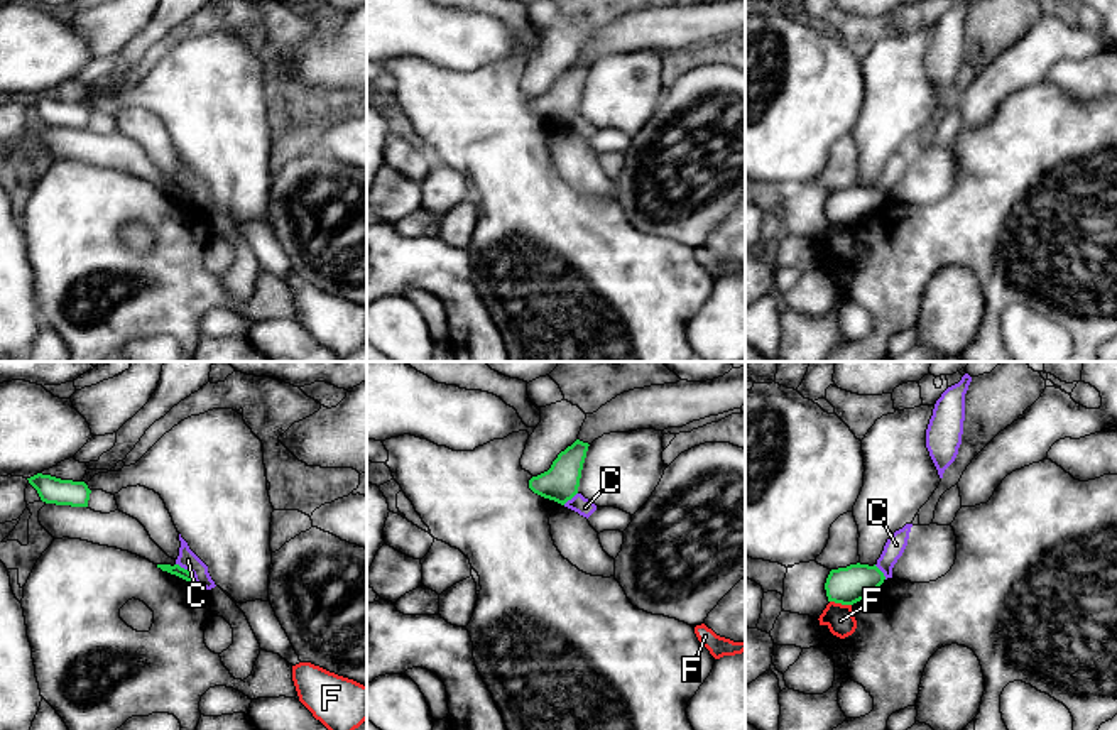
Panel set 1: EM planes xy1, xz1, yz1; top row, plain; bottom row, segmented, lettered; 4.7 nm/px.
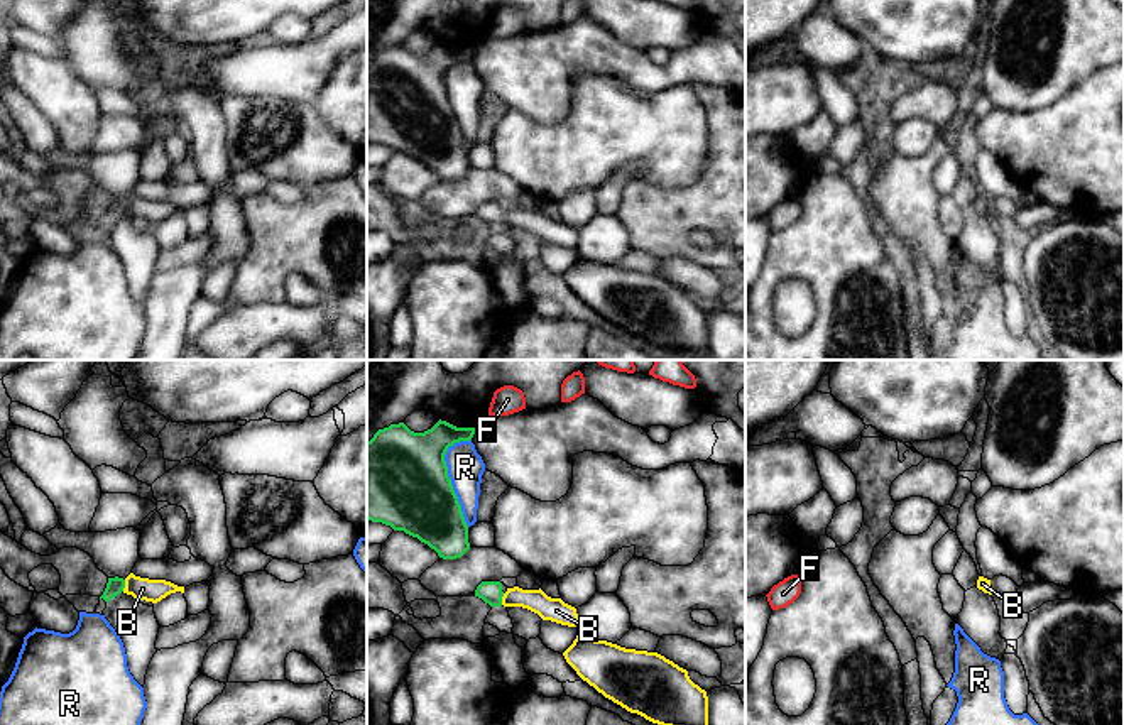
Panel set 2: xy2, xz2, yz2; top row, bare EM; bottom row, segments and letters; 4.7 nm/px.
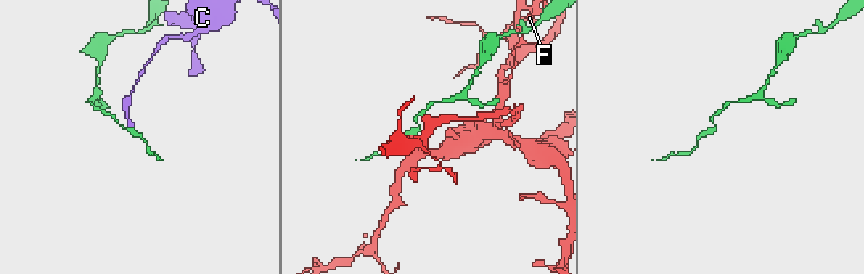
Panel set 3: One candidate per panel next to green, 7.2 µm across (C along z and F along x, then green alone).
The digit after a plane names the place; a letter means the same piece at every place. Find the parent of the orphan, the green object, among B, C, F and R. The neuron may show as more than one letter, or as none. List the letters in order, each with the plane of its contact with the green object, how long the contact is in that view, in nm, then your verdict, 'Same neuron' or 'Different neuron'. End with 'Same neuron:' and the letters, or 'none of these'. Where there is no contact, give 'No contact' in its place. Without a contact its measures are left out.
B: Touches green in xy2. Shared border 60 nm. Same neuron
C: Touches green in xy1. Shared border 140 nm. Different neuron
F: Touches green in yz1. Shared border 110 nm. Different neuron
R: Touches green in xz2. Shared border 420 nm. Different neuron
Same neuron: B

